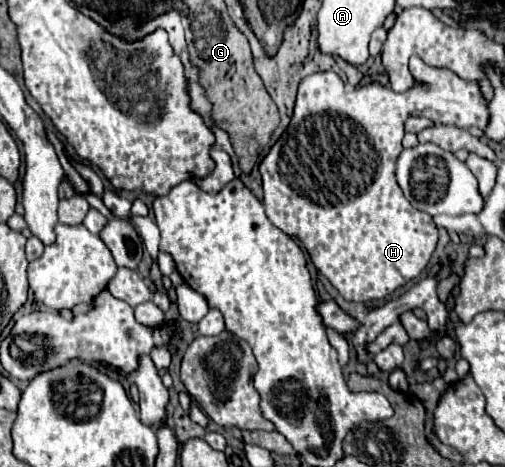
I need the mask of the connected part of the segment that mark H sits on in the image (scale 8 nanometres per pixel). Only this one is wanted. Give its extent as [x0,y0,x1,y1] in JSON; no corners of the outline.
[259,56,487,302]

